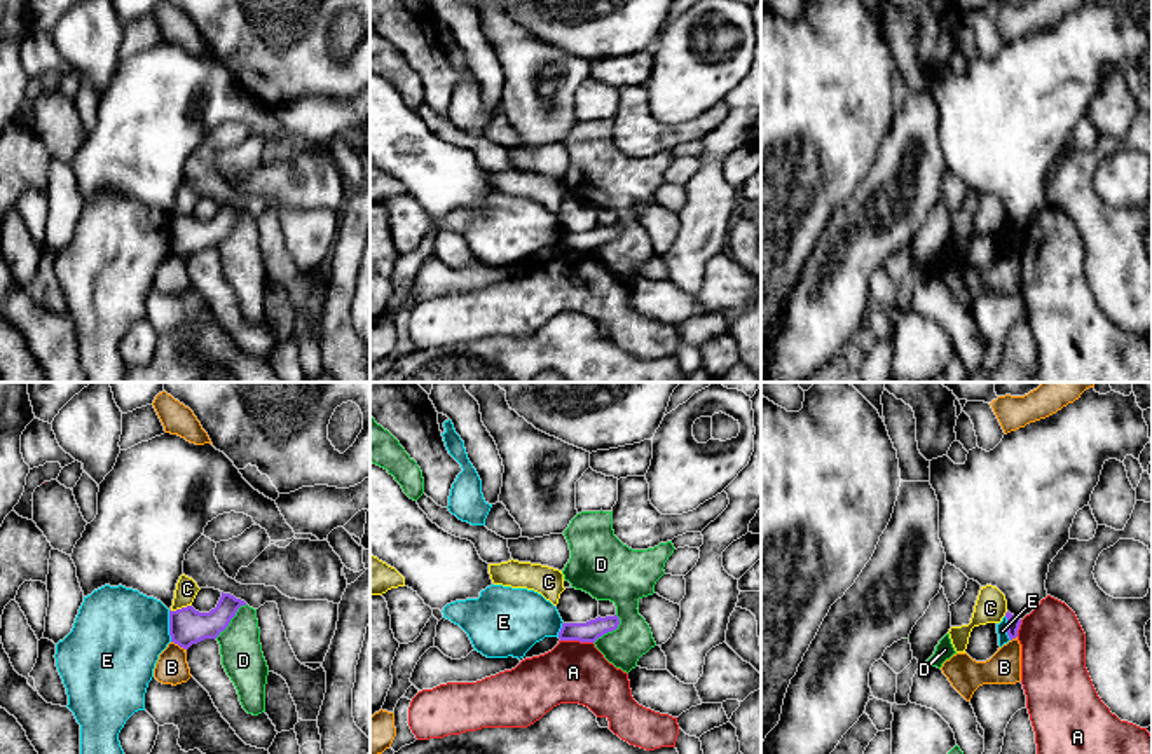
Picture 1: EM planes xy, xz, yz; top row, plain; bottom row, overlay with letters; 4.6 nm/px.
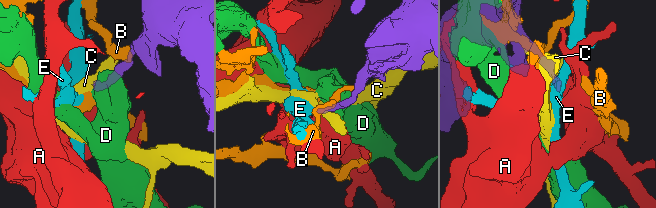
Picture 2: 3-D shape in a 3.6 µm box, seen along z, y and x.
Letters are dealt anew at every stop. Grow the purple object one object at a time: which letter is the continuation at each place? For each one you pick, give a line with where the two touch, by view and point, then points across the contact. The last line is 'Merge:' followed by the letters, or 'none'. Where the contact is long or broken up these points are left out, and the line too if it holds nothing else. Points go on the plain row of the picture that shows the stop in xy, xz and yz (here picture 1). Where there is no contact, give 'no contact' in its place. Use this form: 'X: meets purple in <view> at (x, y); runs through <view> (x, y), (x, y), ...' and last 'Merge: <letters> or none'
Merge: none

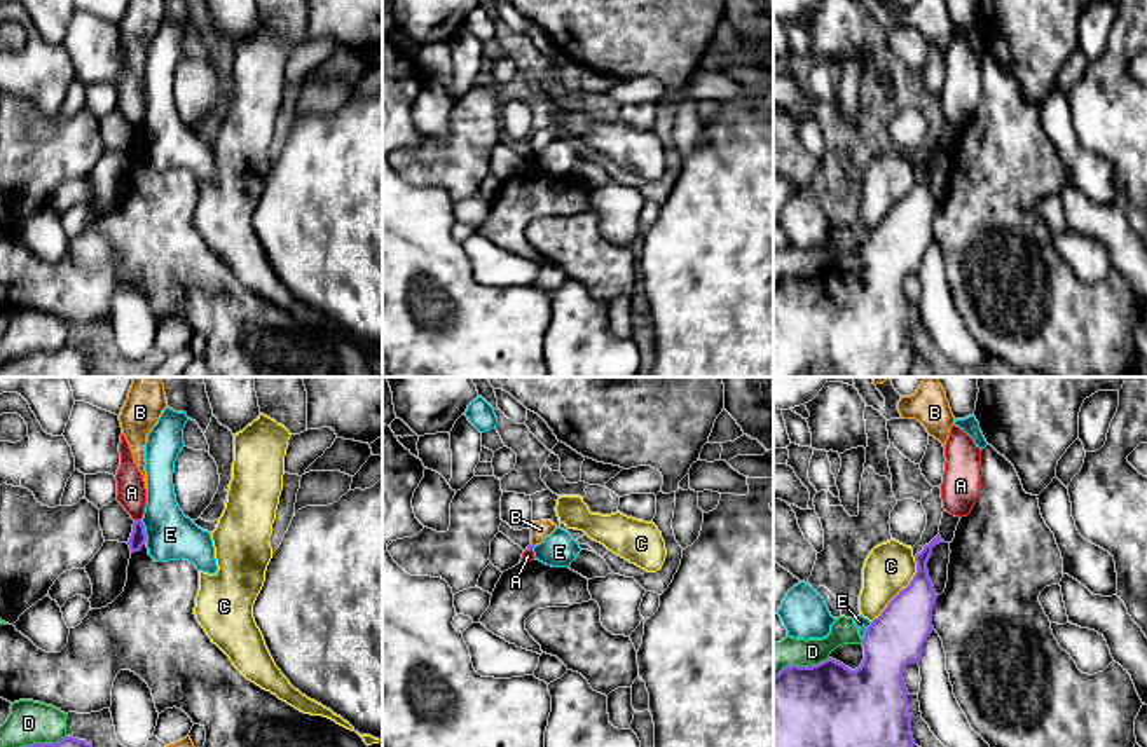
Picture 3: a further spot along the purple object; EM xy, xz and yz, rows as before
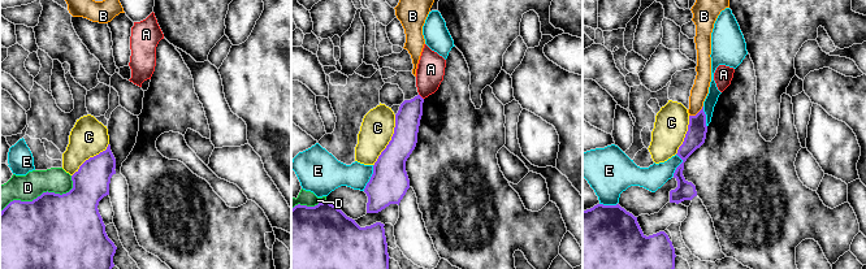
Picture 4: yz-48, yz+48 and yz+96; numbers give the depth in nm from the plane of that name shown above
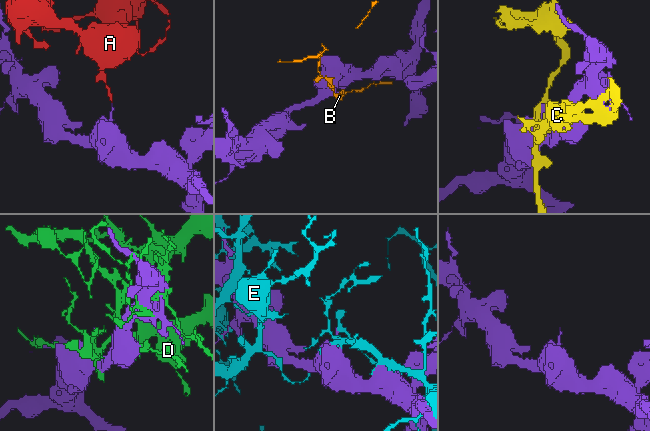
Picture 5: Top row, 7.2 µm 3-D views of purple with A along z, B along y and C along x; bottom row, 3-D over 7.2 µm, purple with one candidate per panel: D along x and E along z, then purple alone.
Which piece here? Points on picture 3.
Merge: none

